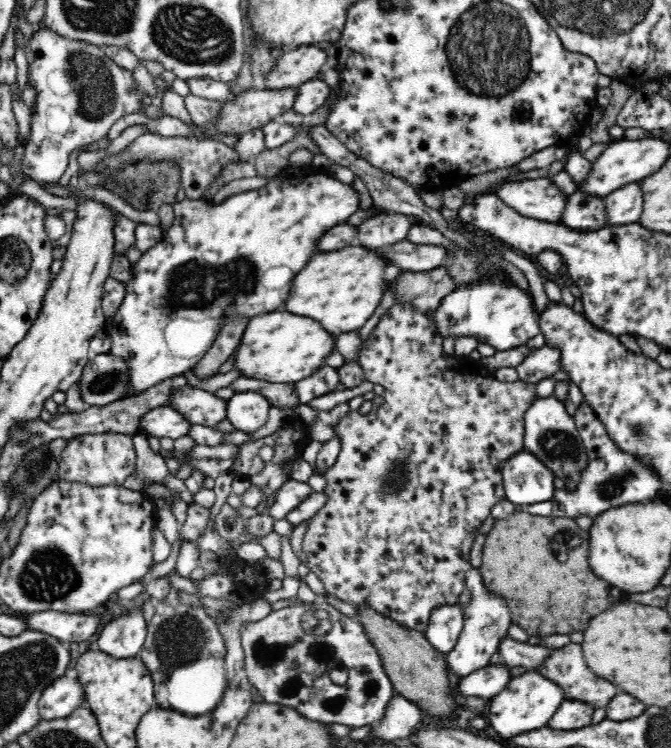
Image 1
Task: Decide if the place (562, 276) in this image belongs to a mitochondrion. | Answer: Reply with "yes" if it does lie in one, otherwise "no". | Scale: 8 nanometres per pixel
no

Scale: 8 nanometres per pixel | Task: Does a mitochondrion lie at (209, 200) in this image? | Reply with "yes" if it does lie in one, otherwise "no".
no

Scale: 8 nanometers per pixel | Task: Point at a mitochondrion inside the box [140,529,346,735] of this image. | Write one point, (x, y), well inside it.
(180, 640)

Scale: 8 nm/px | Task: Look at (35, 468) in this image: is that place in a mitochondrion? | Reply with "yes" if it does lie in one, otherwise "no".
yes

